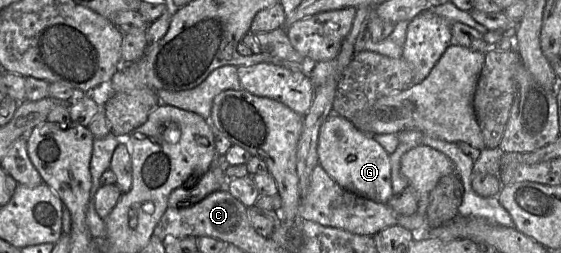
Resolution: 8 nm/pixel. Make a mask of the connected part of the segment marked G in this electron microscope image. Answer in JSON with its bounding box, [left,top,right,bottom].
[317,114,394,204]

